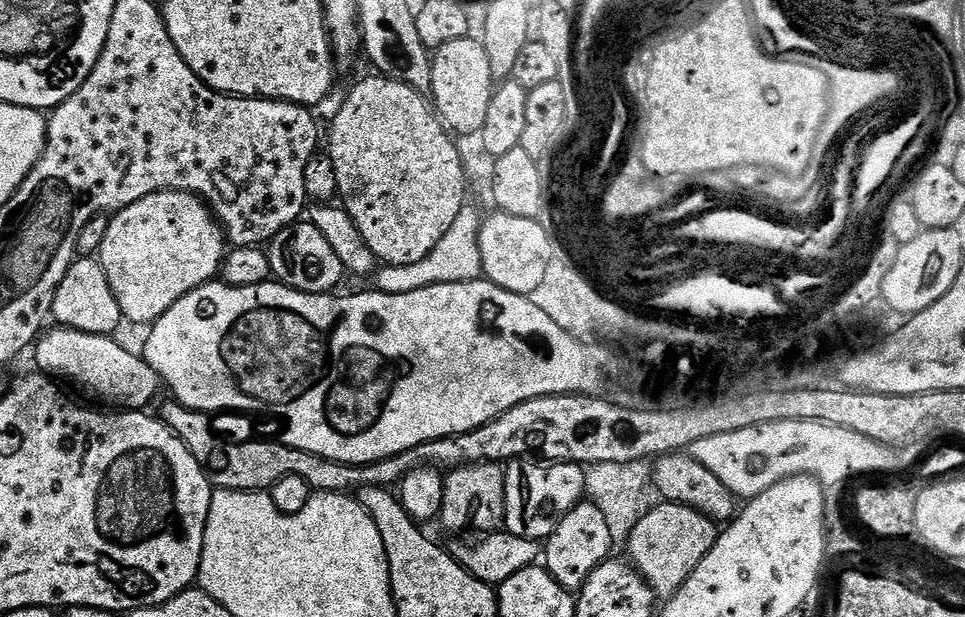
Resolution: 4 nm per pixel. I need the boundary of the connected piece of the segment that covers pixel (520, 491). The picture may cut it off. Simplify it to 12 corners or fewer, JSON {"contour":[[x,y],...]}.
{"contour":[[577,463],[504,473],[504,522],[547,541],[585,499]]}

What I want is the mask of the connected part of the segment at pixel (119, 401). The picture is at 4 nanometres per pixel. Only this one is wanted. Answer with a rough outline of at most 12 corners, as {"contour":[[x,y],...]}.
{"contour":[[53,327],[41,373],[95,403],[138,412],[162,381],[112,336]]}

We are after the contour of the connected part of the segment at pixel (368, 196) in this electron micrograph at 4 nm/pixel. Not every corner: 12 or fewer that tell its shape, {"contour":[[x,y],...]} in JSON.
{"contour":[[371,75],[326,132],[377,261],[422,262],[466,206],[429,101]]}

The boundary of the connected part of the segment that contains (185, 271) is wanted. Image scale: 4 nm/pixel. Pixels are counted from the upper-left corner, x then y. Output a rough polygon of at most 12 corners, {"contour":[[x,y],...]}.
{"contour":[[193,192],[108,221],[121,317],[151,326],[219,277],[226,237]]}

